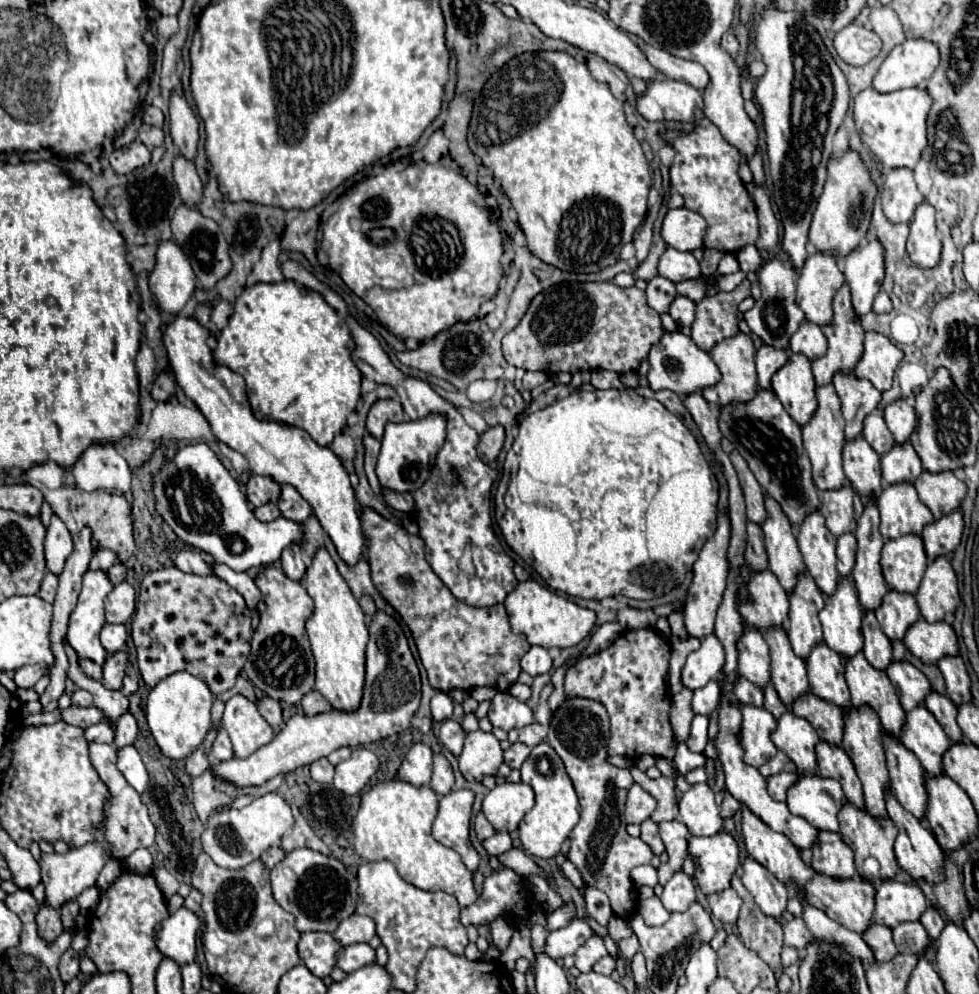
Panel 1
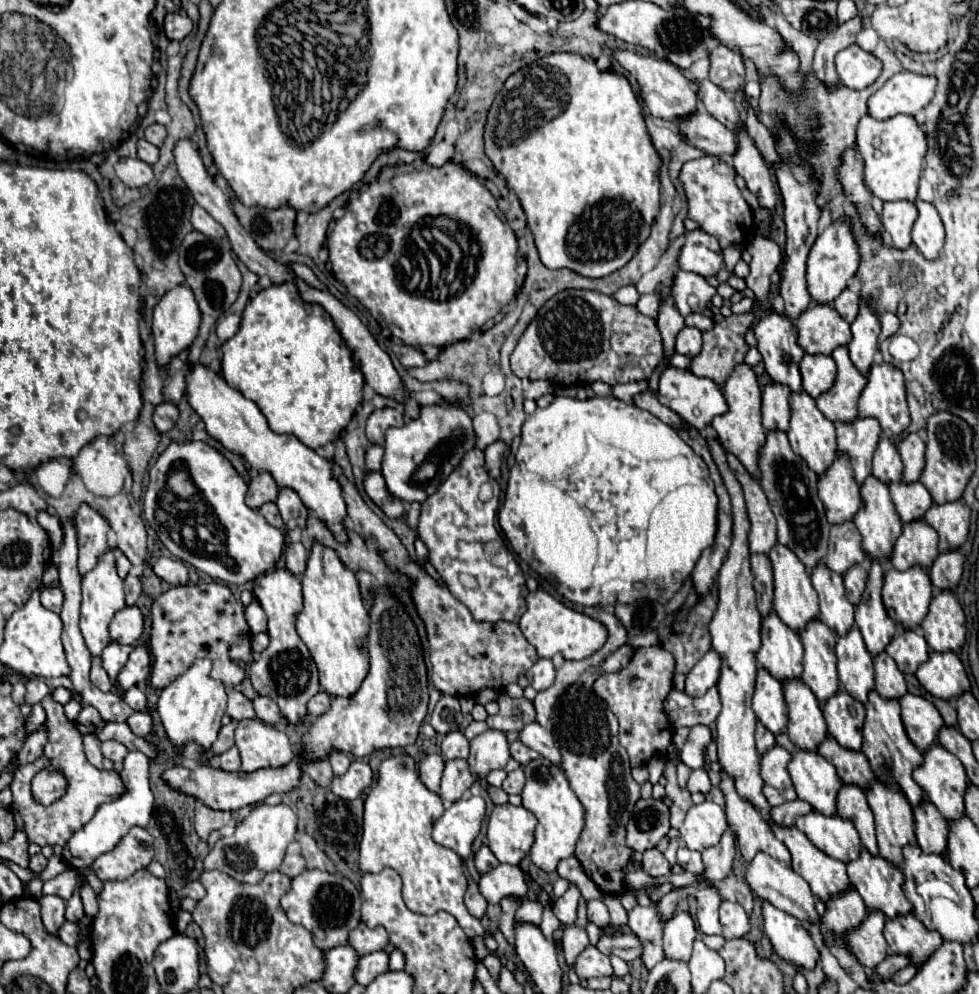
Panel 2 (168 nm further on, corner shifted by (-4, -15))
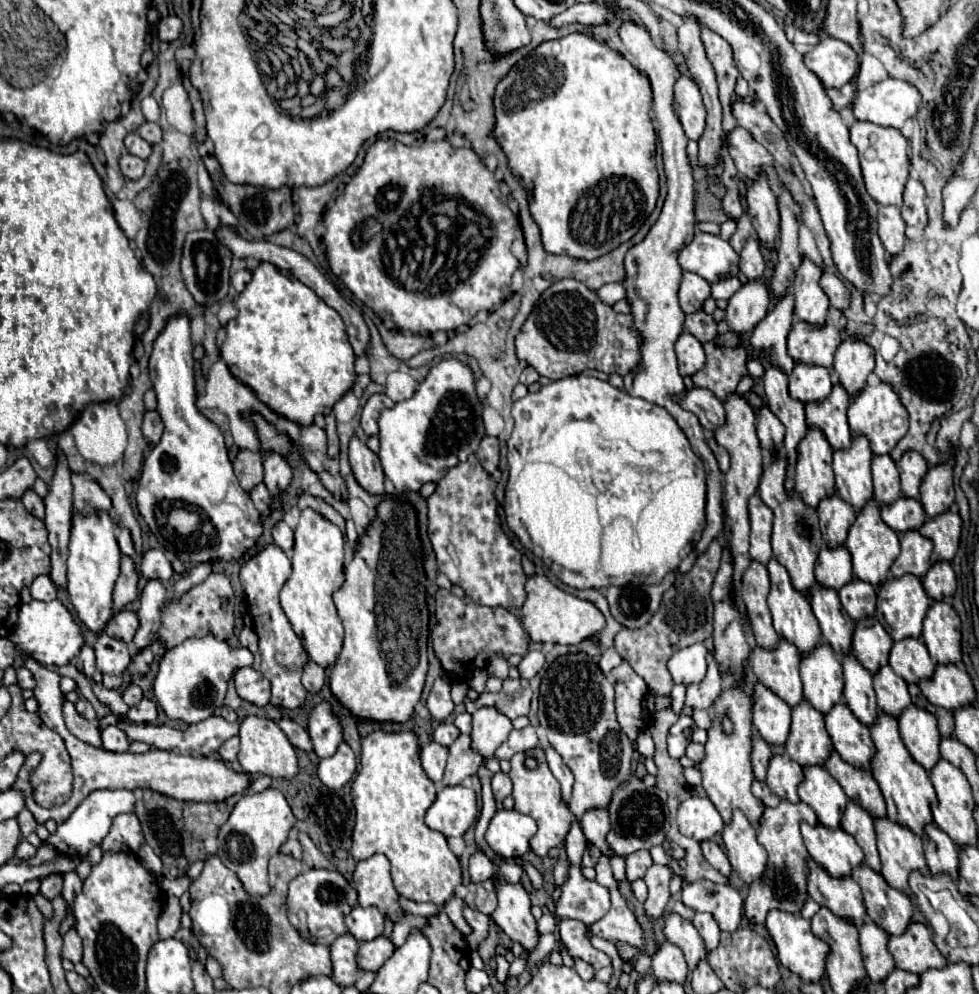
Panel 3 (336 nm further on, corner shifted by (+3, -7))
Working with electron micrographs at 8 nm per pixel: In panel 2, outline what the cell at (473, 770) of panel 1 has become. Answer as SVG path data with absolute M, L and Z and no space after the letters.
M487 729L485 733L477 735L471 741L471 755L469 755L469 769L479 779L487 777L489 771L503 769L509 759L509 743L505 733Z

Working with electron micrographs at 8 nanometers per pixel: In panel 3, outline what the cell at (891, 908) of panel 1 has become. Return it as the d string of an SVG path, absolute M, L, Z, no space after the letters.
M912 923L904 935L890 937L890 953L896 959L898 969L914 975L922 975L928 969L944 969L948 961L934 945L934 933L922 923Z

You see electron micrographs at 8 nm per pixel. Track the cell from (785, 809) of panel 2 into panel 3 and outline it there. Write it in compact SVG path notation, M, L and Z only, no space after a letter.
M780 801L778 807L768 807L764 809L760 821L758 821L758 841L766 847L768 851L768 863L766 863L766 871L762 873L760 879L750 883L750 891L748 897L744 901L744 917L754 923L754 925L764 925L766 923L766 915L772 909L780 909L792 915L800 915L808 891L808 851L804 847L802 835L800 835L800 823L806 821L812 827L818 823L816 813L806 805L806 803L788 803L788 801Z

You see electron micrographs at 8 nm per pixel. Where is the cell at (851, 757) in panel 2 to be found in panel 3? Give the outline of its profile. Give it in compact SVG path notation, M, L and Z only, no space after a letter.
M832 751L830 759L826 761L826 771L840 783L848 799L864 807L864 811L868 811L872 817L886 817L882 791L868 771L848 765L836 751Z

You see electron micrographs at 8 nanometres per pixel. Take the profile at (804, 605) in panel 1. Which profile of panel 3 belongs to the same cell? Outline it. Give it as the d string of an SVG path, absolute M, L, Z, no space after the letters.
M820 643L816 651L802 657L800 677L804 683L804 697L816 711L826 715L842 701L842 663L828 643Z

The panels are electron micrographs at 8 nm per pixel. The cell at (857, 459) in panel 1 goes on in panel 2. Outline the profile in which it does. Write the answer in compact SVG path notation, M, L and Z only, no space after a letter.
M869 475L861 485L859 485L859 495L861 495L861 507L855 513L855 527L859 529L861 537L863 537L863 549L867 553L867 557L871 559L871 555L879 555L879 559L889 559L891 555L891 543L895 543L895 535L899 535L899 527L903 525L895 505L889 497L889 489L887 483L879 481L875 475Z

